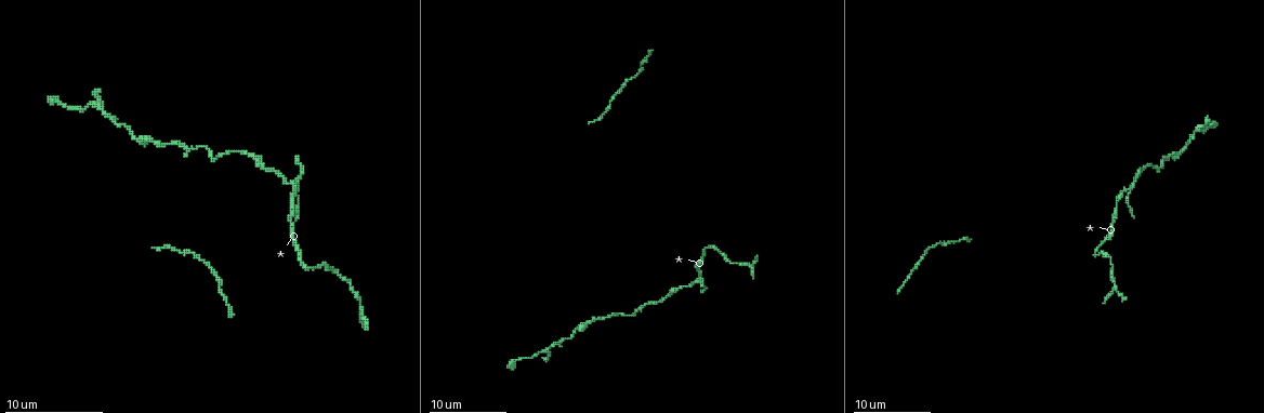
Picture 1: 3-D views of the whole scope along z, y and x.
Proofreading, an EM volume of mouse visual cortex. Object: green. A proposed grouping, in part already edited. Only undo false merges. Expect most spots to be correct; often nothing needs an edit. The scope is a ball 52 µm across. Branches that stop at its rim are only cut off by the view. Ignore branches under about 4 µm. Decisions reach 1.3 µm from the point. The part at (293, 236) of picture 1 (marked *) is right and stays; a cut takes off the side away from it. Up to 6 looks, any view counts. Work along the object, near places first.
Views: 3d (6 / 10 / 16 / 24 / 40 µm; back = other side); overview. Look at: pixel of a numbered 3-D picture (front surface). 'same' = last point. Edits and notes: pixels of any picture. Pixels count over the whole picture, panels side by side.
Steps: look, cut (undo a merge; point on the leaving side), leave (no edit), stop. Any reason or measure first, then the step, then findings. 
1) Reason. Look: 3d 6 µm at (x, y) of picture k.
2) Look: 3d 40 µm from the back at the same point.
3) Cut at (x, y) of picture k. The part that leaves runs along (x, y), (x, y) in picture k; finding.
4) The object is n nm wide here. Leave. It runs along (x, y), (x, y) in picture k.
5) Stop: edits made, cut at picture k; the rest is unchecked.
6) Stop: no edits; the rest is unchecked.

Look: 3d 10 µm at (1098, 249) of picture 1.

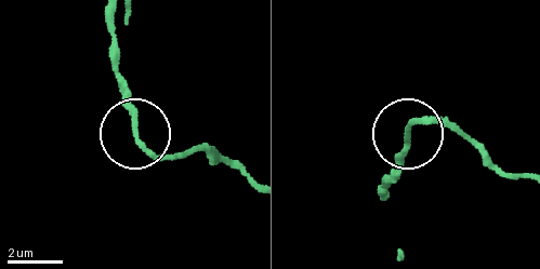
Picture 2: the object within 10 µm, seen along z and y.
Look: 3d 6 µm at (409, 126) of picture 2.

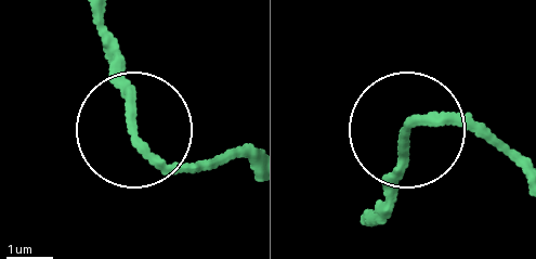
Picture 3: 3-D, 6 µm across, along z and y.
The object is 190 nm wide here. Leave. It runs along (375, 214), (421, 125), (468, 120), (499, 140) in picture 3; all the same neuron.

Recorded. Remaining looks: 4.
Thin arm on a thick one. Look: 3d 10 µm at (1130, 188) of picture 1.

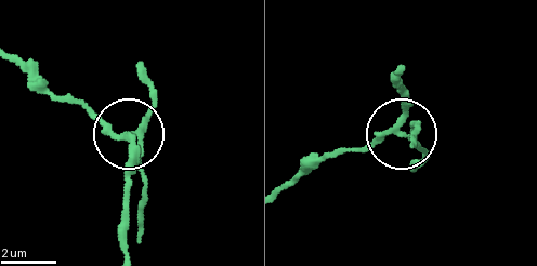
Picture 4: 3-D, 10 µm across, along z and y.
Other side. Look: 3d 10 µm from the back at (404, 134) of picture 4.

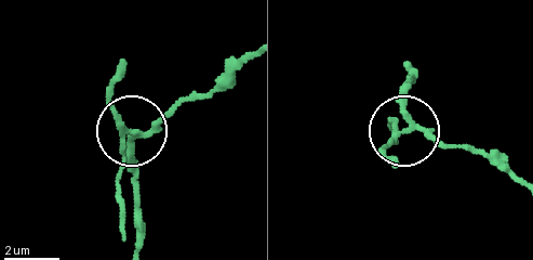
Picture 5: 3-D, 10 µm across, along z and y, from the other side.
4 arms meet here. Cut at (114, 104) of picture 5. Two neurons meet here.

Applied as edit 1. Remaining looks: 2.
Look: overview.

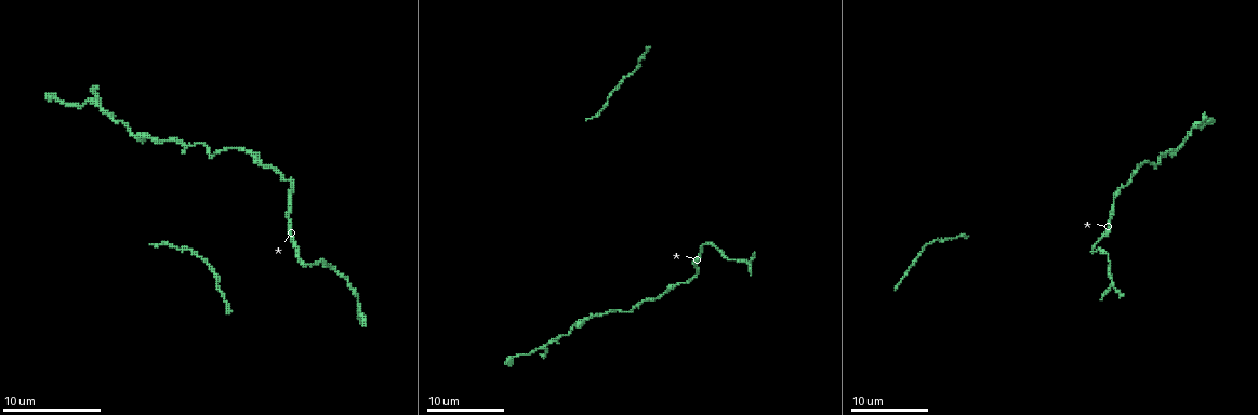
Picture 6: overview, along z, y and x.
A narrow waist. Look: 3d 6 µm at (201, 143) of picture 6.

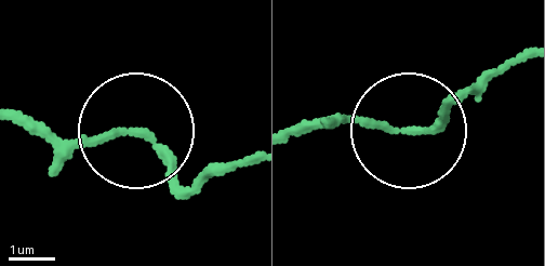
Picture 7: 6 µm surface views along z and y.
Leave. All the same neuron.

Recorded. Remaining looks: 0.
Stop: edits made, cut at picture 5; the rest is unchecked.

